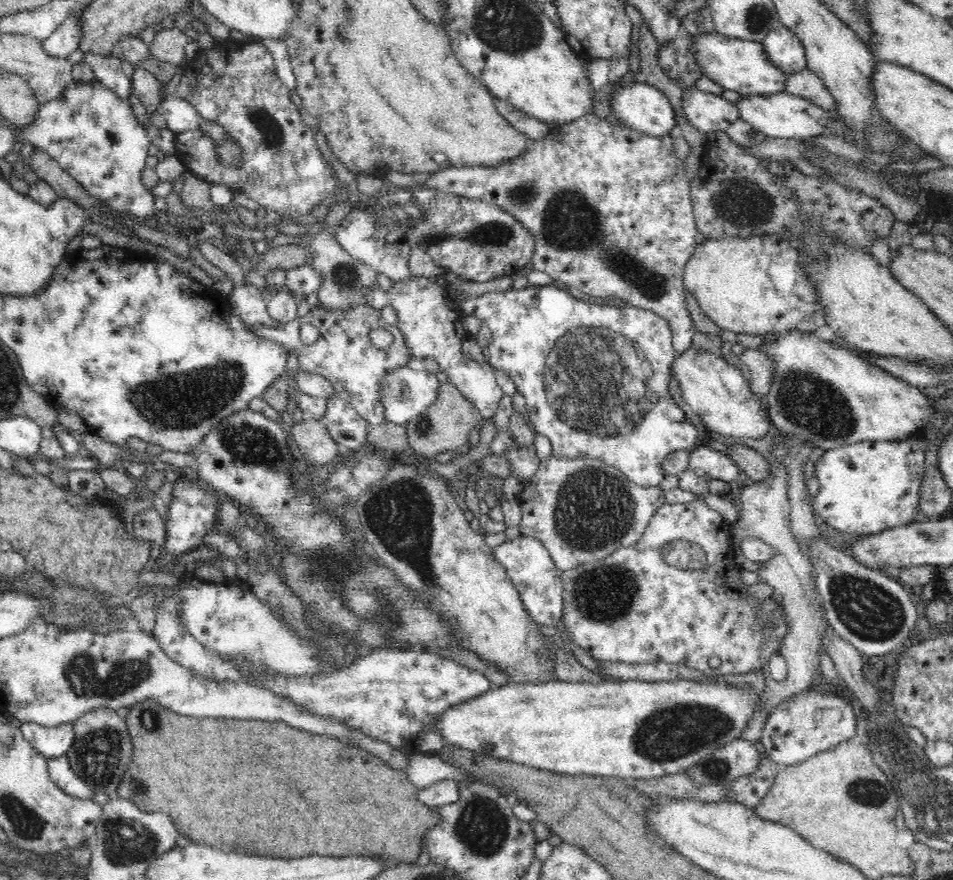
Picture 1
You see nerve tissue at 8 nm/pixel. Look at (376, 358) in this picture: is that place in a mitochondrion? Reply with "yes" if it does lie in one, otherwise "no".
no

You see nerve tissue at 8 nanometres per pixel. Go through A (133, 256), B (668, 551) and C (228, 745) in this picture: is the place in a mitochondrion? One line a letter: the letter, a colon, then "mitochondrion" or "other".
A: other
B: other
C: other

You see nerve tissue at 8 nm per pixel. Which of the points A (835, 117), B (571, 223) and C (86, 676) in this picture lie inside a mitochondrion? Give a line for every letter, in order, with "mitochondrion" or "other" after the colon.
A: other
B: mitochondrion
C: mitochondrion

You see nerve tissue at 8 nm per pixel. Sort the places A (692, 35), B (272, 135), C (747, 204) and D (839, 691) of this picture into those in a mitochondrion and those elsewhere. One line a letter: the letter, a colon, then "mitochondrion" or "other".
A: other
B: mitochondrion
C: mitochondrion
D: other

